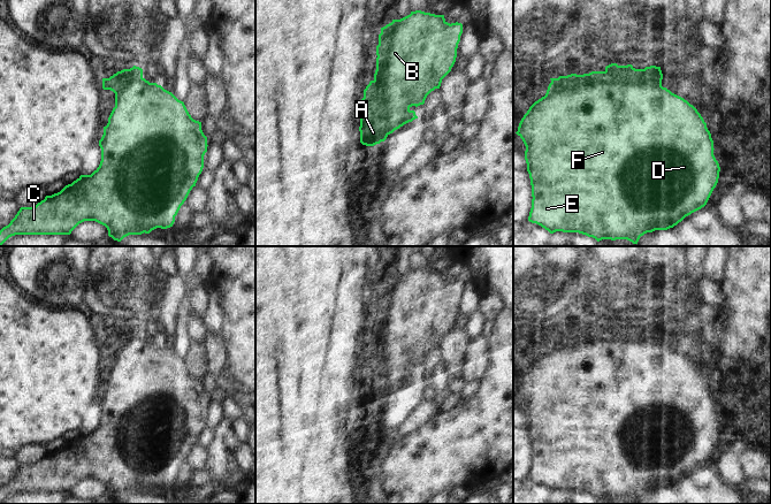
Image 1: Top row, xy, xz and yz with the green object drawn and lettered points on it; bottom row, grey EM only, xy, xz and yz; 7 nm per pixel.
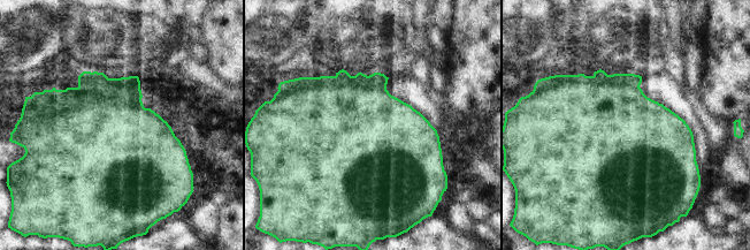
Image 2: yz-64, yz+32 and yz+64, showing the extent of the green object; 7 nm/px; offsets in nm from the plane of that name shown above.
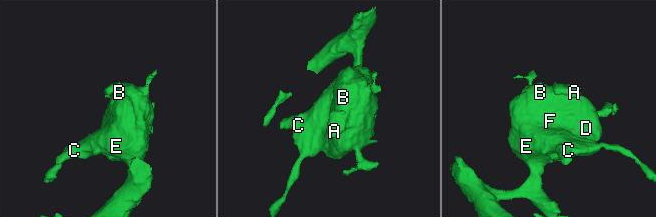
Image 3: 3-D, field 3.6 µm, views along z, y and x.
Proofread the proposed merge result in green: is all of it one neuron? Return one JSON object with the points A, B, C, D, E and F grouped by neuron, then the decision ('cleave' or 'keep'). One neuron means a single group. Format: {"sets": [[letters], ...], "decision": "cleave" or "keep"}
{"sets": [["A", "B", "C", "D", "E", "F"]], "decision": "keep"}

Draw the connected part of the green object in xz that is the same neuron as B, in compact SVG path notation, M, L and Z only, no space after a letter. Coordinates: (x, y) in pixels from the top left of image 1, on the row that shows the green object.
M421 10L392 20L381 28L376 46L374 79L364 90L360 101L360 143L374 146L404 124L418 119L412 106L425 104L427 96L440 89L442 79L451 71L463 33L461 23L448 23L444 15Z

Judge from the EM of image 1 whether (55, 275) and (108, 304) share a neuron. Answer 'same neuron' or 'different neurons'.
different neurons

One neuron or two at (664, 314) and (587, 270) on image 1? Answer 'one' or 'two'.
one

